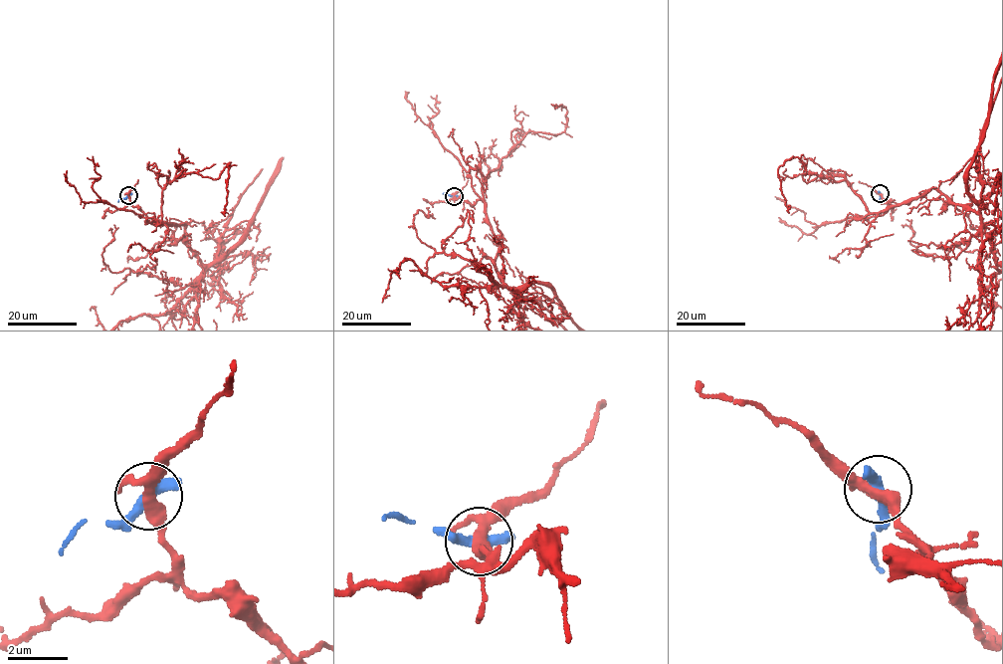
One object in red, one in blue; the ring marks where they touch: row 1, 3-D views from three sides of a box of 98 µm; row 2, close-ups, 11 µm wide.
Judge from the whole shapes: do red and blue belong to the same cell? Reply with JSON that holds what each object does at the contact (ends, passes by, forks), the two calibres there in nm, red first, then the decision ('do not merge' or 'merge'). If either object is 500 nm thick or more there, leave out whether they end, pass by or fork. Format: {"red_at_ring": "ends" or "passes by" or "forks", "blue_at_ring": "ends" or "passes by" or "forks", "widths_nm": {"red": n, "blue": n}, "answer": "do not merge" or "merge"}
{"red_at_ring": "forks", "blue_at_ring": "ends", "widths_nm": {"red": 320, "blue": 440}, "answer": "do not merge"}

